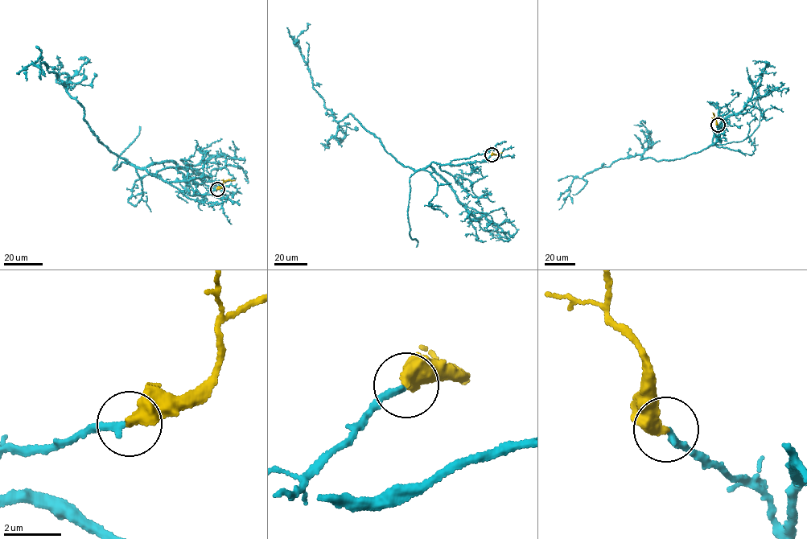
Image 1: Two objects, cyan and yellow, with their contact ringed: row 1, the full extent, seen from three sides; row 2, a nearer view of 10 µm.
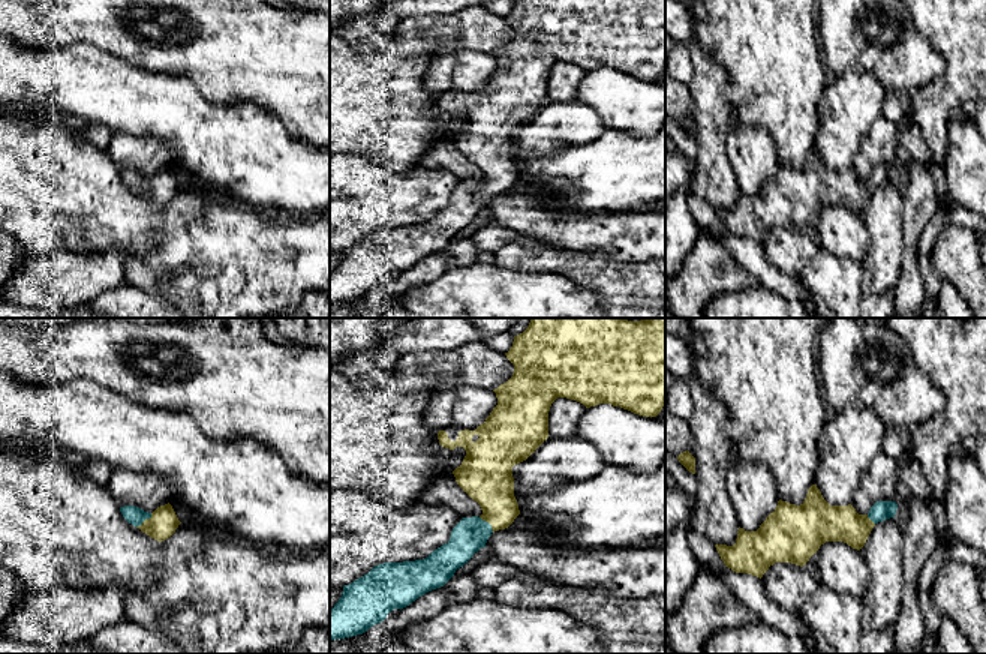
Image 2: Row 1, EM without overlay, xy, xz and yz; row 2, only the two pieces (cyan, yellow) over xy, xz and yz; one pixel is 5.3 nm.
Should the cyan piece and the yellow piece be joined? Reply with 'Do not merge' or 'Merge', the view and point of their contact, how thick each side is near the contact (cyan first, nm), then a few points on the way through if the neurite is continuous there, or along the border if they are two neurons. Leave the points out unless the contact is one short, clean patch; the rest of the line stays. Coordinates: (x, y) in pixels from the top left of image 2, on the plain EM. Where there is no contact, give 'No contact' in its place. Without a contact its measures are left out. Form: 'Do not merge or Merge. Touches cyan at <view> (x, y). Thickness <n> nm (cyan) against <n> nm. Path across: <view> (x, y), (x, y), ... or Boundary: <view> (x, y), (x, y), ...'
Merge. Touches cyan at xy (144, 183). Thickness 100 nm (cyan) against 150 nm. Path across: xy (134, 179), (144, 183), (164, 185)

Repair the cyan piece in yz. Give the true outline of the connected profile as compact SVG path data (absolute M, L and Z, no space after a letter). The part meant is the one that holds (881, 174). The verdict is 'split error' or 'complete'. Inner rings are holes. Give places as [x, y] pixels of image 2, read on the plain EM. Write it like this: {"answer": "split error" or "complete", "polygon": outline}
{"answer": "split error", "polygon": "M812 148L800 170L779 164L757 195L739 190L733 210L715 212L725 231L761 243L775 226L803 231L826 206L844 206L860 214L872 192L895 182L896 174L895 165L877 165L868 178L859 178L851 168L830 170Z"}

